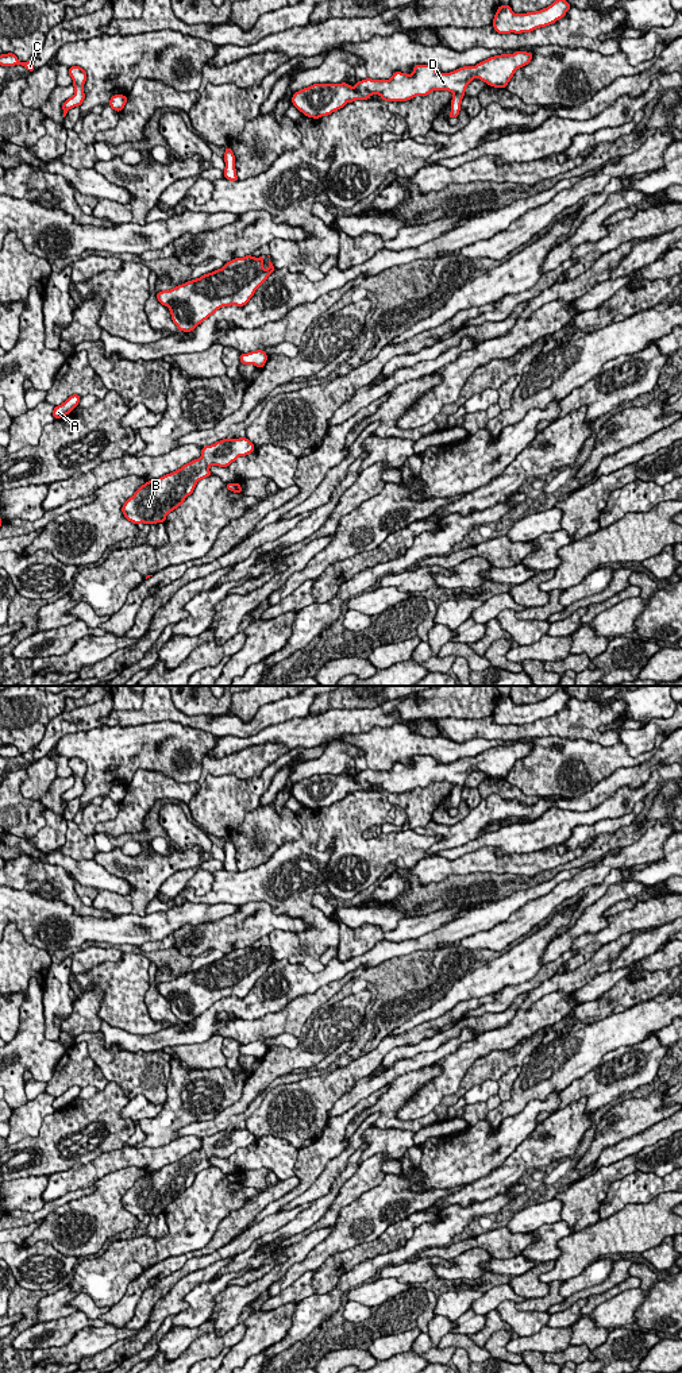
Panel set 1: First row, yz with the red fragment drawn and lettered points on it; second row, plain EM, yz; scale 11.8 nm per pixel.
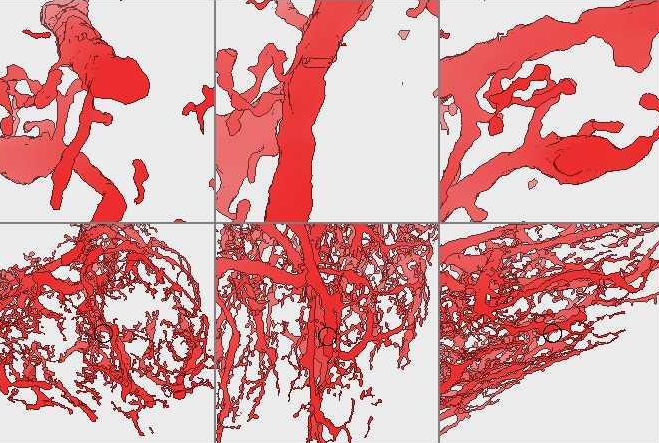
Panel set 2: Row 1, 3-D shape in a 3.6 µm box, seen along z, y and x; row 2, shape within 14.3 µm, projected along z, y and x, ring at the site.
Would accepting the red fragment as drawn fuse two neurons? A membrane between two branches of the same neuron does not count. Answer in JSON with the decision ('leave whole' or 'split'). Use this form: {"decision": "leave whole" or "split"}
{"decision": "leave whole"}

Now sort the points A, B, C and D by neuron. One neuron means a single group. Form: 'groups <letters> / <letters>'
groups A B C D

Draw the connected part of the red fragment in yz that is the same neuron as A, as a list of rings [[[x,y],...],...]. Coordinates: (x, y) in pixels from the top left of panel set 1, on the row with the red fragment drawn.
[[[78,394],[70,396],[65,402],[54,406],[53,416],[55,420],[69,414],[80,402],[81,397]]]

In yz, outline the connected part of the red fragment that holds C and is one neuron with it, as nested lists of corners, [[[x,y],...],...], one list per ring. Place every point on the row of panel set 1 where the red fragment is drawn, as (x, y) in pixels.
[[[12,53],[1,54],[1,55],[0,55],[0,65],[1,65],[1,66],[22,65],[22,66],[24,66],[28,72],[34,72],[32,61],[20,62],[20,61],[18,59],[18,57],[16,57],[15,54],[12,54]]]

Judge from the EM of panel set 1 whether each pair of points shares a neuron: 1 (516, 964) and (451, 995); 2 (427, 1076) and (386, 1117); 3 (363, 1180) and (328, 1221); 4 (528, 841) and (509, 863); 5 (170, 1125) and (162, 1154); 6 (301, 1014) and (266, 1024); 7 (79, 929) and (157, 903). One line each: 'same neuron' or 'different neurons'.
1: same neuron
2: same neuron
3: same neuron
4: different neurons
5: different neurons
6: same neuron
7: different neurons

